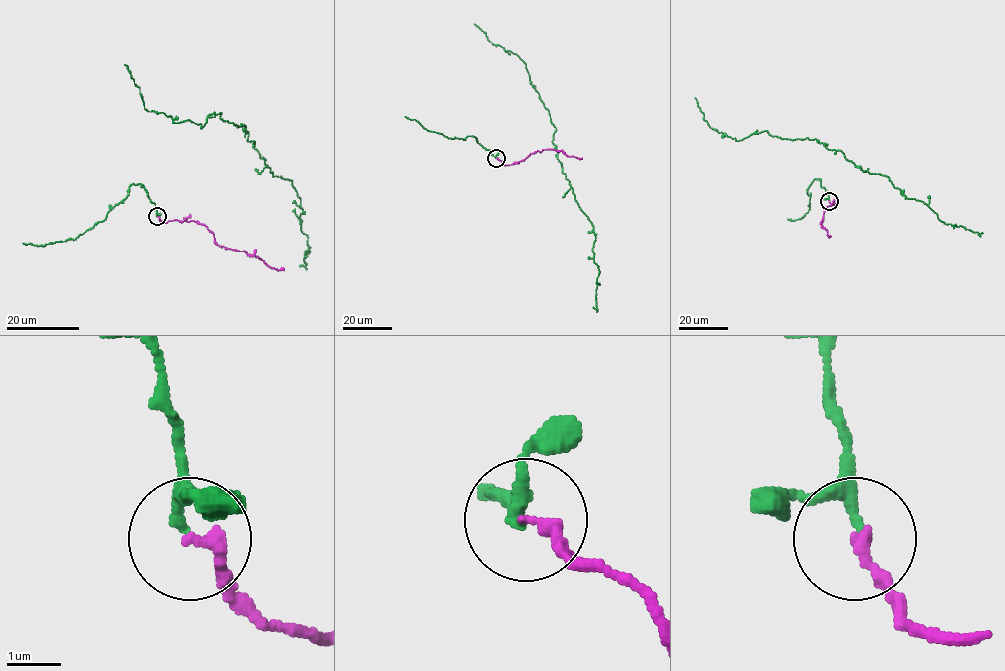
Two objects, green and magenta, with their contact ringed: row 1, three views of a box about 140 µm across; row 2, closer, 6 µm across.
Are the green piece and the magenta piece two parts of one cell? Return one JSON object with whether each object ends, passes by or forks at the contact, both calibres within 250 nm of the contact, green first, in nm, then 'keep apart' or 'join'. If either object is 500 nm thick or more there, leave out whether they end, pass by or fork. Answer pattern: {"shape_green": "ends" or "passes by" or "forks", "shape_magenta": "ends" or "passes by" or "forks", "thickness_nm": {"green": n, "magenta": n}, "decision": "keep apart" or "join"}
{"shape_green": "passes by", "shape_magenta": "ends", "thickness_nm": {"green": 150, "magenta": 240}, "decision": "join"}

